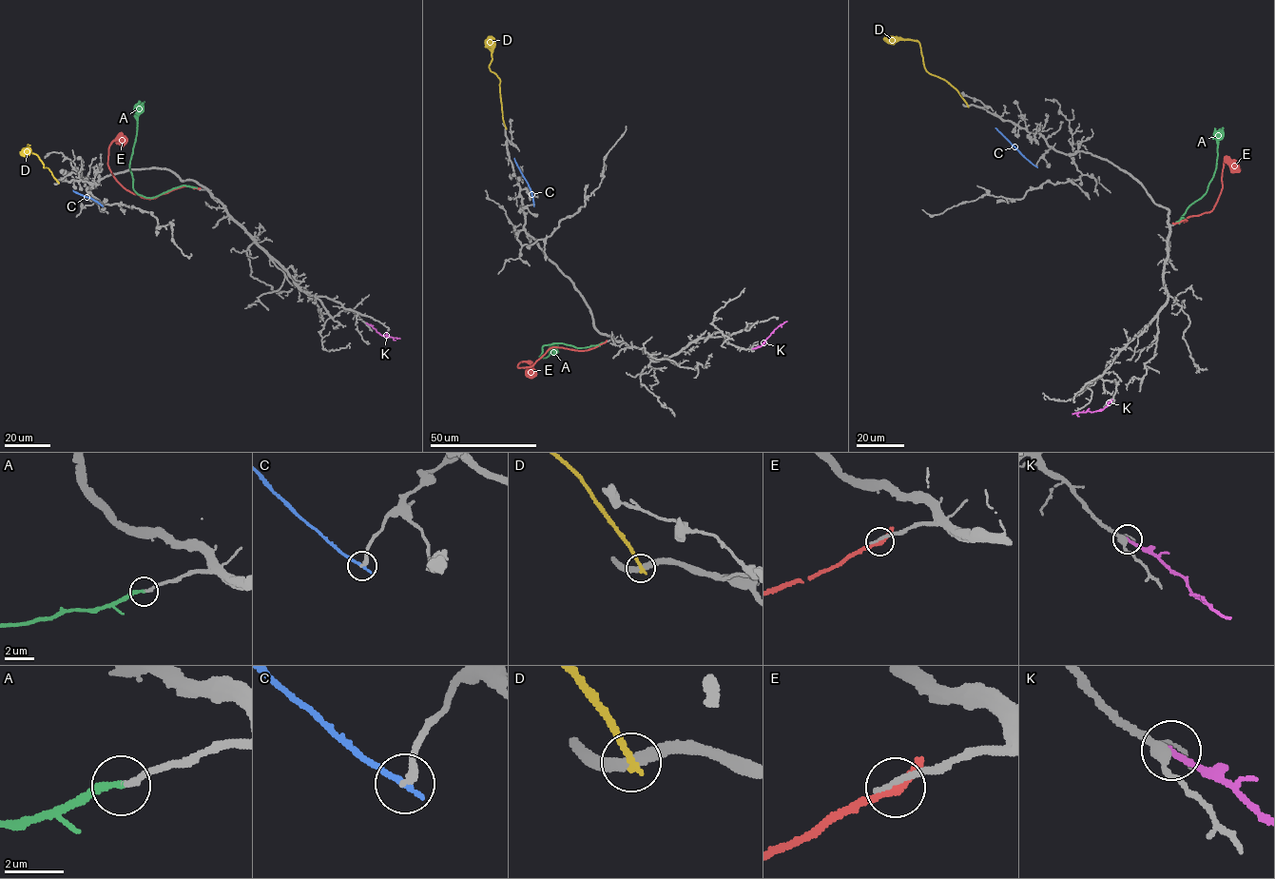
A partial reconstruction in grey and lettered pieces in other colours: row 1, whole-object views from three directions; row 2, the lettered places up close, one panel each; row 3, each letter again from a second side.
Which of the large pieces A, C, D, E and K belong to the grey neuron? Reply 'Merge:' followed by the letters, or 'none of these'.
Merge: A

